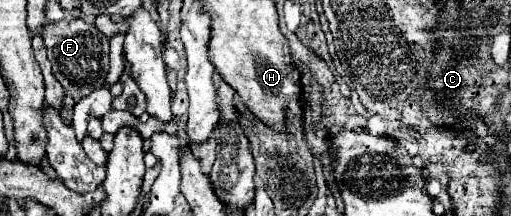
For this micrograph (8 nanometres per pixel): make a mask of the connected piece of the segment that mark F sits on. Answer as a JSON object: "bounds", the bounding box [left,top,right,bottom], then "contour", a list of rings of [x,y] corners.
{"bounds":[43,19,109,111],"contour":[[[71,19],[47,23],[43,29],[43,41],[47,45],[47,57],[53,65],[53,73],[65,89],[63,109],[71,111],[79,99],[103,85],[103,79],[109,73],[109,37],[103,35],[93,23]]]}

